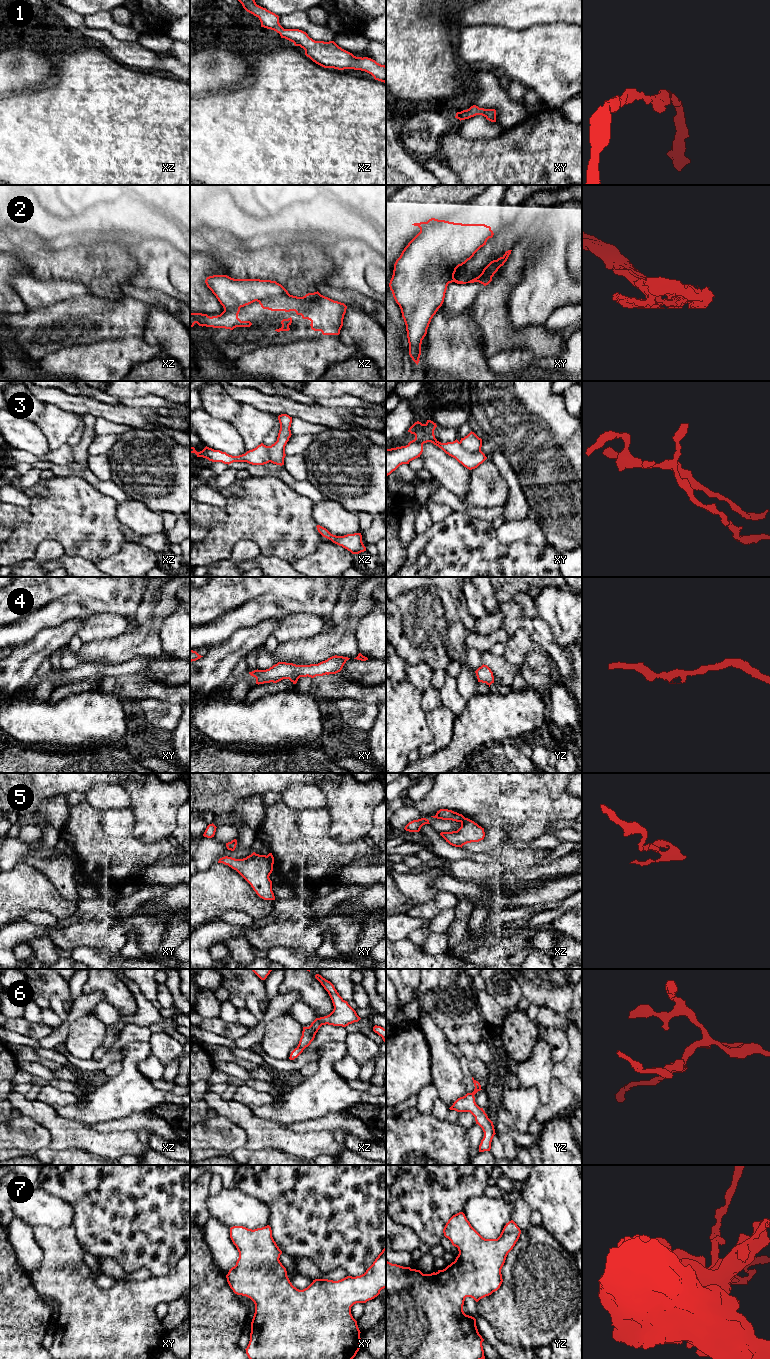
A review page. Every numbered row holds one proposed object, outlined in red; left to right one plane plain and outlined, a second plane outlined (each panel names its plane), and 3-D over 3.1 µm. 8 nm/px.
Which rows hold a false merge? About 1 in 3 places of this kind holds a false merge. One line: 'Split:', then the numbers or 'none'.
Split: 2, 3, 5

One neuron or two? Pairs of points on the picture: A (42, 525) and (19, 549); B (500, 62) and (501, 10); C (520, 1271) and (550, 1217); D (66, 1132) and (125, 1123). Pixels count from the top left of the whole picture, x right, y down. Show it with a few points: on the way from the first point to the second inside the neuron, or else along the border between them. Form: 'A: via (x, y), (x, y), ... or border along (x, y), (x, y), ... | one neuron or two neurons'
A: via (36, 531), (24, 543) | one neuron
B: border along (478, 24), (496, 24), (513, 29), (524, 29) | two neurons
C: border along (541, 1224), (560, 1245) | two neurons
D: border along (88, 1125), (100, 1132), (115, 1132) | two neurons

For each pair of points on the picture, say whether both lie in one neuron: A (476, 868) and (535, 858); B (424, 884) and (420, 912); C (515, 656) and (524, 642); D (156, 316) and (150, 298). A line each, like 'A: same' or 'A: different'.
A: same
B: different
C: same
D: different

